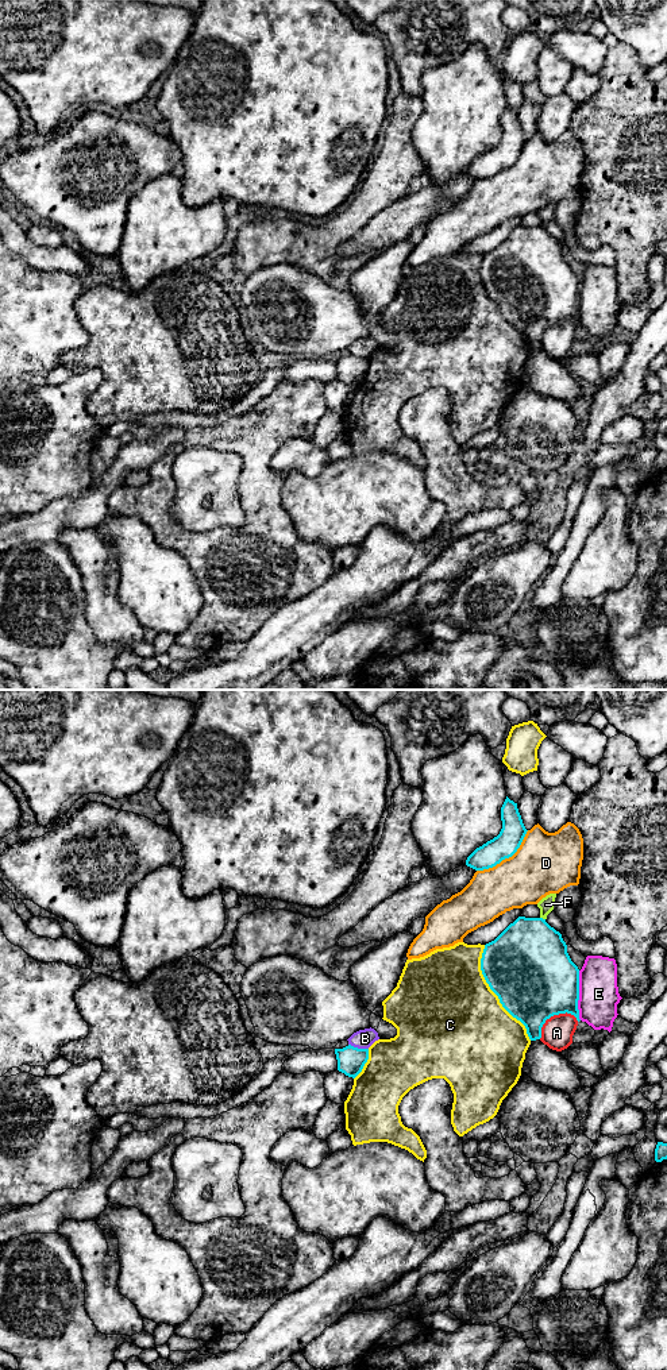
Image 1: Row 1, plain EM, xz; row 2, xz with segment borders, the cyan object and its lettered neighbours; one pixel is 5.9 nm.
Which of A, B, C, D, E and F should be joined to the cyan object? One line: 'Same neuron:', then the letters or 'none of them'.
Same neuron: none of them

